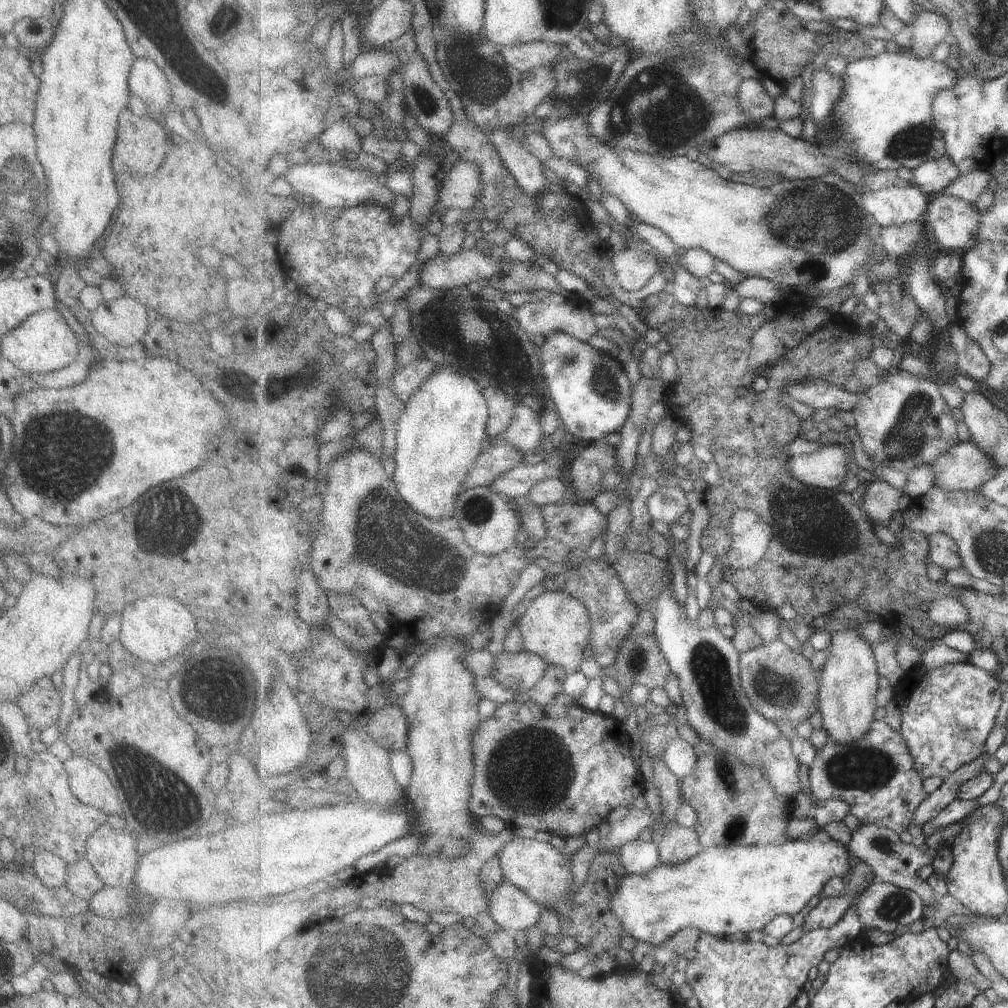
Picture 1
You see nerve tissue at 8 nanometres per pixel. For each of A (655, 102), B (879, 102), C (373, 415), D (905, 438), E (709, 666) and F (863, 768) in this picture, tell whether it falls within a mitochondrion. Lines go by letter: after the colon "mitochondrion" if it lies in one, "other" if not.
A: mitochondrion
B: other
C: other
D: mitochondrion
E: mitochondrion
F: mitochondrion

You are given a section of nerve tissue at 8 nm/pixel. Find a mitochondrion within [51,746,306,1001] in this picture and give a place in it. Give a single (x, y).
(127, 757)

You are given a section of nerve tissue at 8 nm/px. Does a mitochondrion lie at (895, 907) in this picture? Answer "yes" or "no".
yes

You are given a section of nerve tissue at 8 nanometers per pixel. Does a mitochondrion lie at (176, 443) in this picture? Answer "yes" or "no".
no

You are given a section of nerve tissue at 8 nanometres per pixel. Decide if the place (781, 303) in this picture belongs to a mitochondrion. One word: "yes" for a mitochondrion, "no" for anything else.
no

